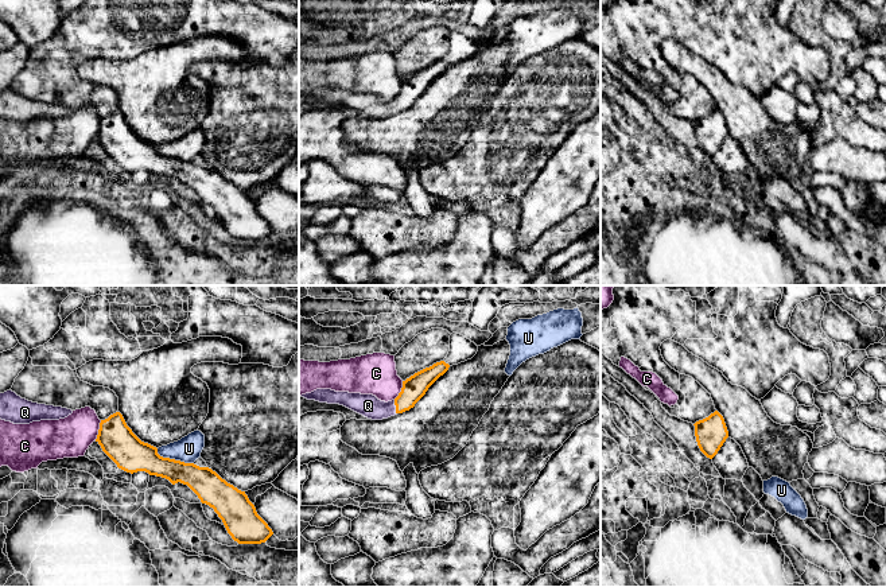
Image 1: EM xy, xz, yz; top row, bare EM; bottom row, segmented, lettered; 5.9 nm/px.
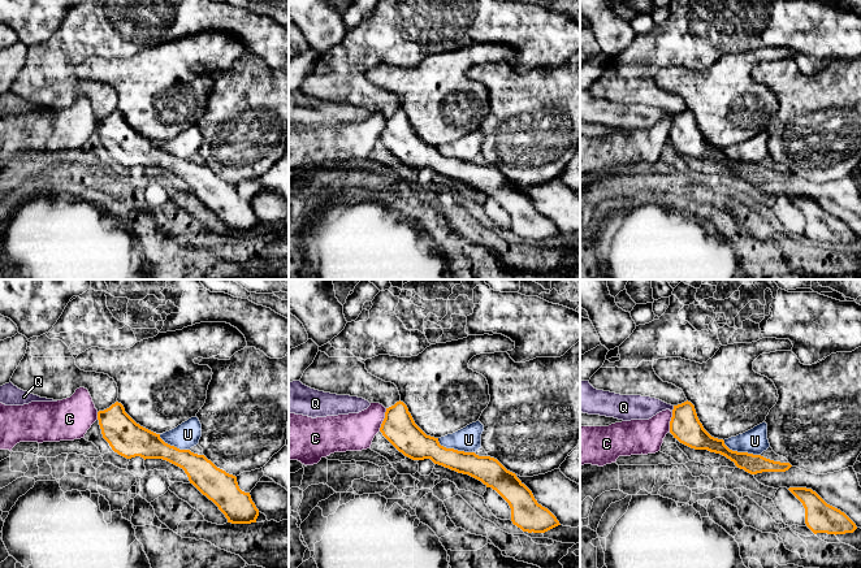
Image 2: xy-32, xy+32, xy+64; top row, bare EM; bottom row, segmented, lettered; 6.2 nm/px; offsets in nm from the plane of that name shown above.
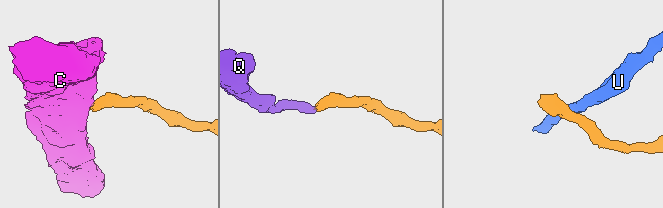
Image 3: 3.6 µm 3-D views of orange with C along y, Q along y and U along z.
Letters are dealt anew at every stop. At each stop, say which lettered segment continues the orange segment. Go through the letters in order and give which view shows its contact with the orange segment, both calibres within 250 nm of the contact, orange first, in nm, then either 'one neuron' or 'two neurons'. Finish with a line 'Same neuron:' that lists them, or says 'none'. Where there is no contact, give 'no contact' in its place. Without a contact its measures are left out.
C: contact in xy; calibres 200 and 240 nm; two neurons
Q: contact in xz; calibres 140 and 140 nm; one neuron
U: contact in xy; calibres 200 and 150 nm; two neurons
Same neuron: Q

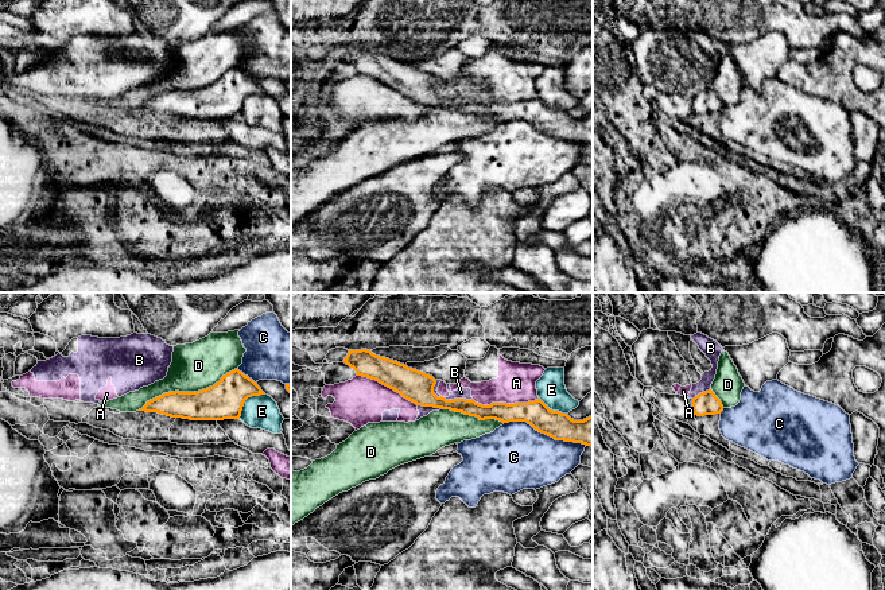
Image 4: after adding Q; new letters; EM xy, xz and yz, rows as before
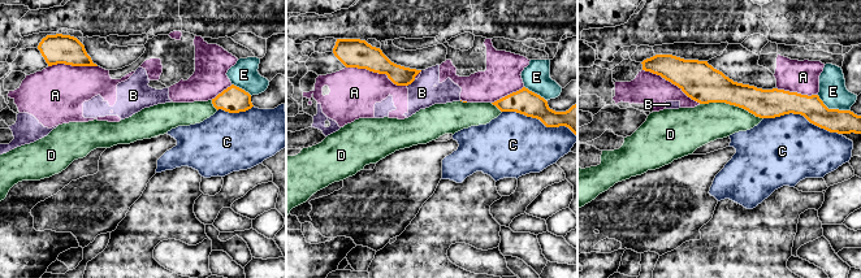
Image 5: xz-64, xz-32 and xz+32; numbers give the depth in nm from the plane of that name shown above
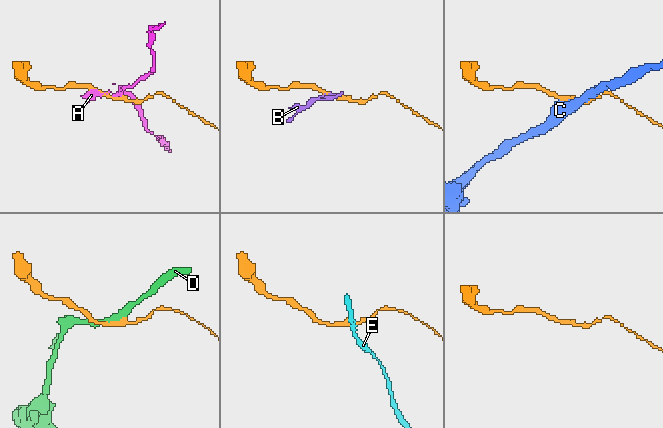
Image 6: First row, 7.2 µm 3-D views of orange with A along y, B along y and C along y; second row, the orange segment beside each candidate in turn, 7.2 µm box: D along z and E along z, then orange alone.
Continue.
A: contact in xz; calibres 150 and 240 nm; two neurons
B: contact in xz; calibres 180 and 70 nm; two neurons
C: contact in xz; calibres 160 and 400 nm; two neurons
D: contact in xy; calibres 220 and 280 nm; two neurons
E: contact in xy; calibres 220 and 190 nm; two neurons
Same neuron: none

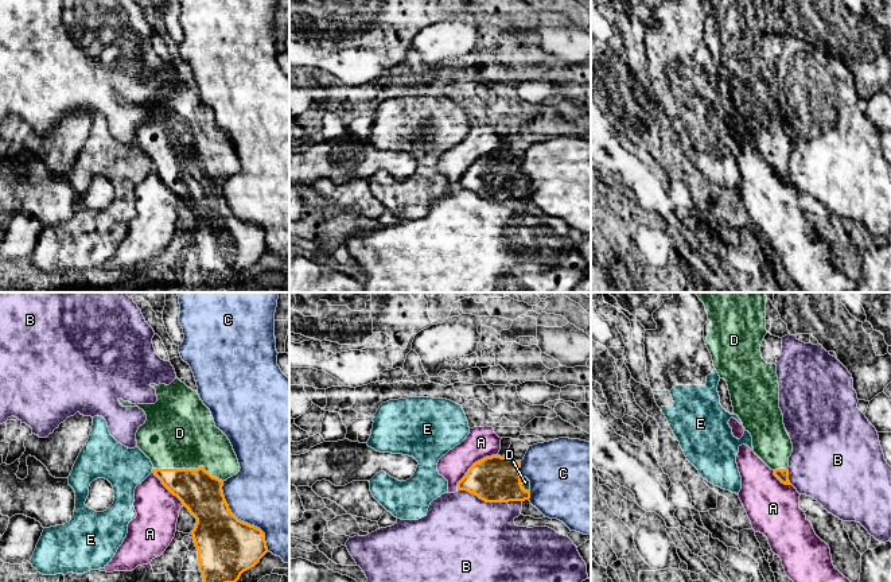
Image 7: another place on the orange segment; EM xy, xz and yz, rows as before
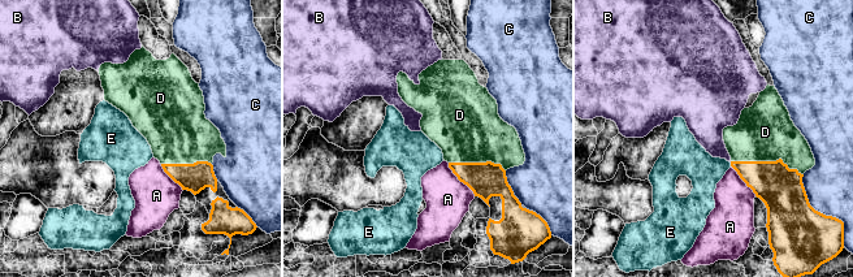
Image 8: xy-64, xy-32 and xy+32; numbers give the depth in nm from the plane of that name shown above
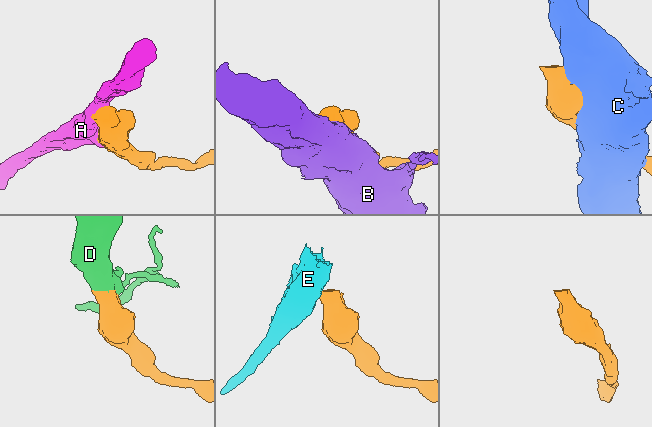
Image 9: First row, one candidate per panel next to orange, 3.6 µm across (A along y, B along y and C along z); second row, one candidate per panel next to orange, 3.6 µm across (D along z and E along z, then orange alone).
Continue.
A: contact in xz; calibres 280 and 180 nm; two neurons
B: contact in xz; calibres 280 and 480 nm; two neurons
C: contact in xy; calibres 360 and 460 nm; two neurons
D: contact in xy; calibres 240 and 440 nm; one neuron
E: contact in xy; calibres 200 and 240 nm; two neurons
Same neuron: D

